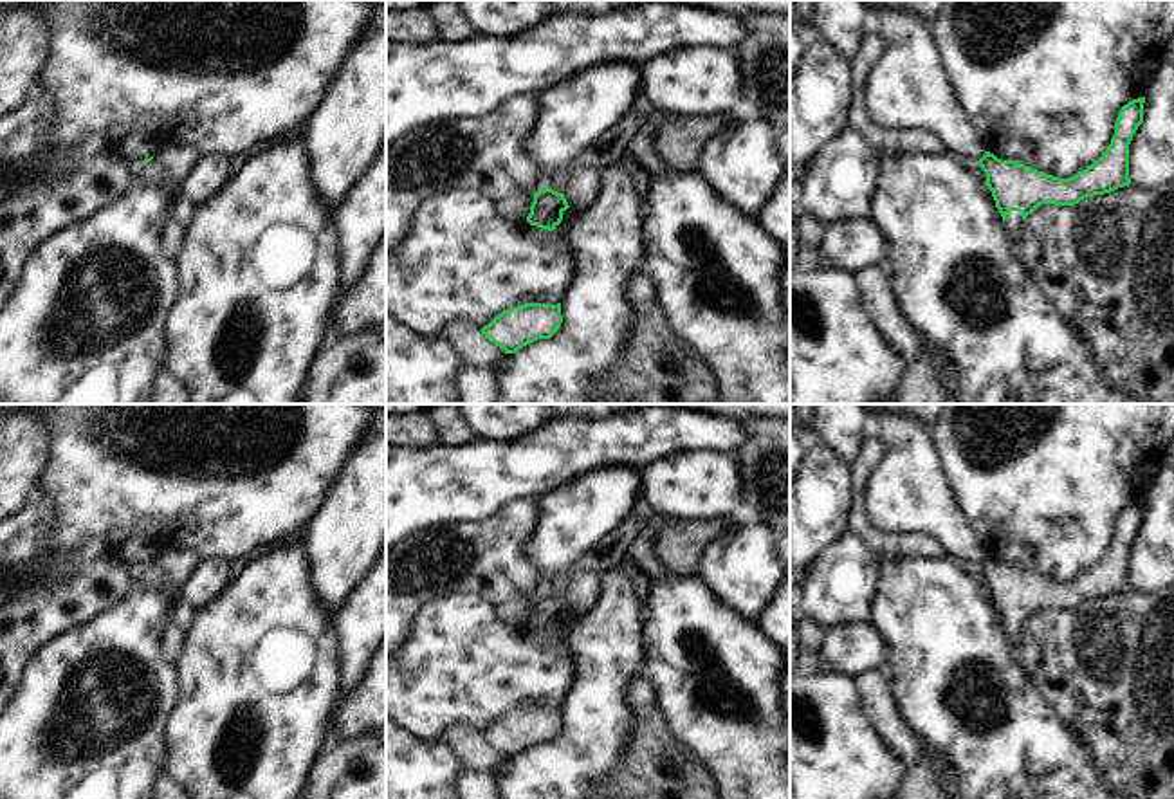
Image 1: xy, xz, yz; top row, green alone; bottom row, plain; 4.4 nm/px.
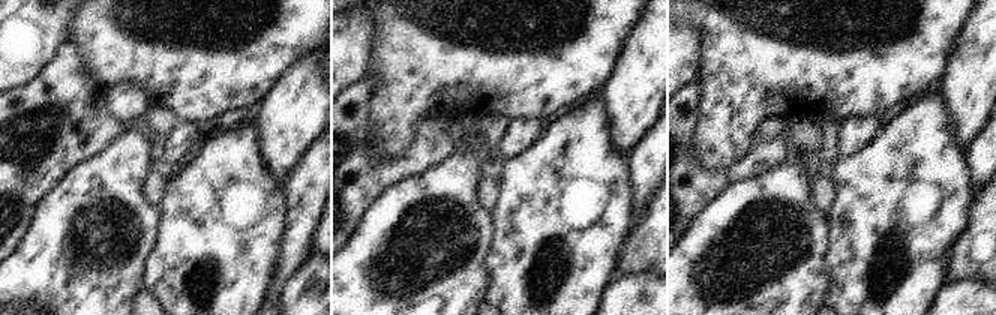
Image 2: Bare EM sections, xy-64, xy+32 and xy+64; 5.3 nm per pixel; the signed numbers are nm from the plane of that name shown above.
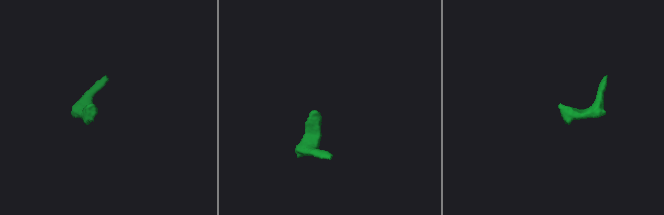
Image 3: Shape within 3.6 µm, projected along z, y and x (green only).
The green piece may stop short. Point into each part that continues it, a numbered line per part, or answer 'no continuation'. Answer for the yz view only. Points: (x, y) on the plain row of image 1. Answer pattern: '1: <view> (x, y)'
1: yz (1014, 626).

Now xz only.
no continuation.

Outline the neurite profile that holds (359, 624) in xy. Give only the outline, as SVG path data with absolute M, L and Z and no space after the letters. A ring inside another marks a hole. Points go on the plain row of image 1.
M386 541L373 568L334 613L334 629L339 642L339 700L359 684L386 640Z

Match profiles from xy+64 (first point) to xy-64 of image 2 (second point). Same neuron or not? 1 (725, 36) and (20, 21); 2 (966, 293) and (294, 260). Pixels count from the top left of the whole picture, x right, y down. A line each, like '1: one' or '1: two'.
1: two
2: two

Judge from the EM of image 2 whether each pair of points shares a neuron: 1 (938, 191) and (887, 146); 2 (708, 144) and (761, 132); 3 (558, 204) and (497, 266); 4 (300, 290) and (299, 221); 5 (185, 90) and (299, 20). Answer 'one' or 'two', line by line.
1: one
2: two
3: one
4: two
5: one

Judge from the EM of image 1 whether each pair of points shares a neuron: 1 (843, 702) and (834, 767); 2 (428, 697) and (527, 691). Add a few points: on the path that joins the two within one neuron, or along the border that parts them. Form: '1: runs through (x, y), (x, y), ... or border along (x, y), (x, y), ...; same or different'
1: runs through (834, 718), (834, 751); same
2: runs through (453, 691), (502, 691); same

